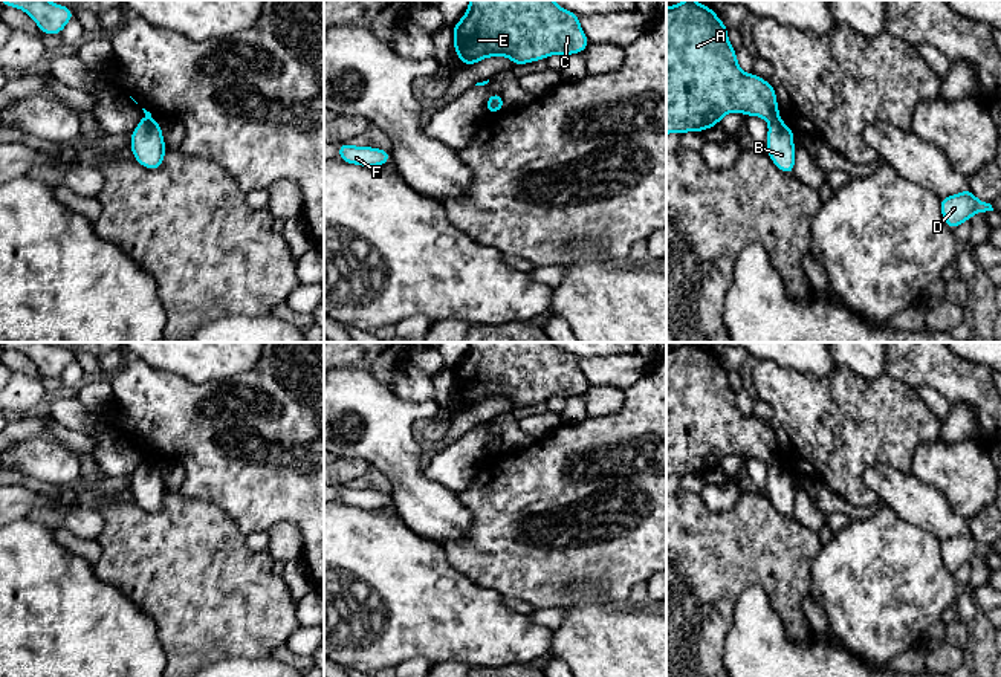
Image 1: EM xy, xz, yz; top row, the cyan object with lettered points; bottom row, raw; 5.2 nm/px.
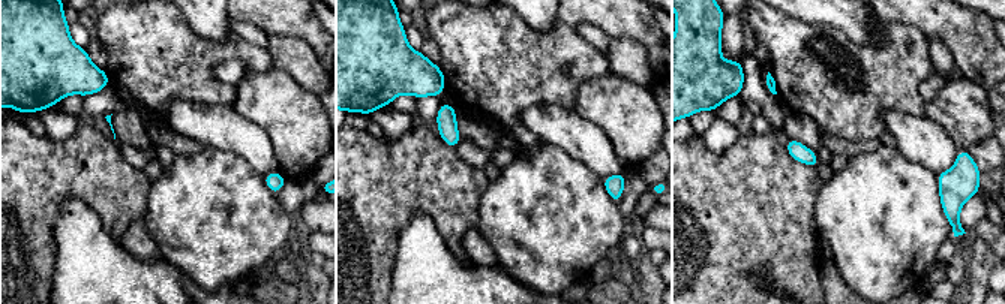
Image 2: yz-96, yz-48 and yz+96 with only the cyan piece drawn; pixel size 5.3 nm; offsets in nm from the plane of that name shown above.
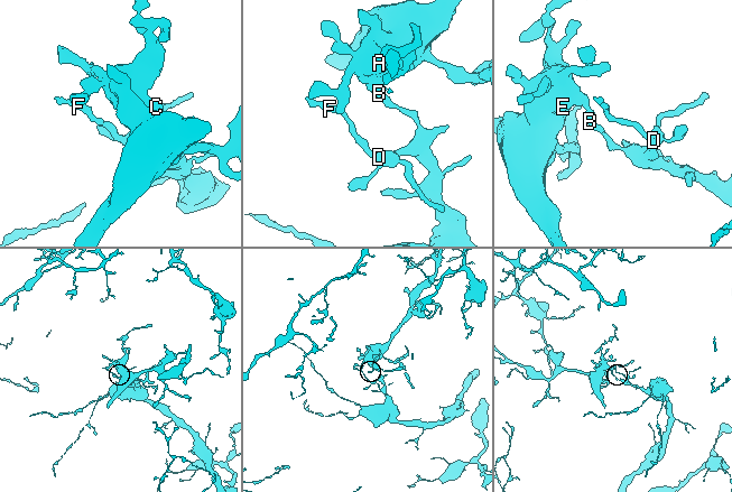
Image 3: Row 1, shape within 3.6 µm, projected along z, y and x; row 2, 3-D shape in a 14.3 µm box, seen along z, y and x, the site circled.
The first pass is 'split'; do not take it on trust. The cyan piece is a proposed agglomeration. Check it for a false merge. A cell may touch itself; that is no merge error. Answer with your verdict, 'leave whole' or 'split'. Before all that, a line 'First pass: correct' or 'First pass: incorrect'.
First pass: correct
split

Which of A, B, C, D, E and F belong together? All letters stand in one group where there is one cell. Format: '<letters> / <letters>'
A C E / B D F

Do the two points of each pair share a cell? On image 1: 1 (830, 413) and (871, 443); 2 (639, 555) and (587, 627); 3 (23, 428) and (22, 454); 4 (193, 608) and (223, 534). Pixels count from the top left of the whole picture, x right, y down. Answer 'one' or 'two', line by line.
1: one
2: two
3: two
4: one

